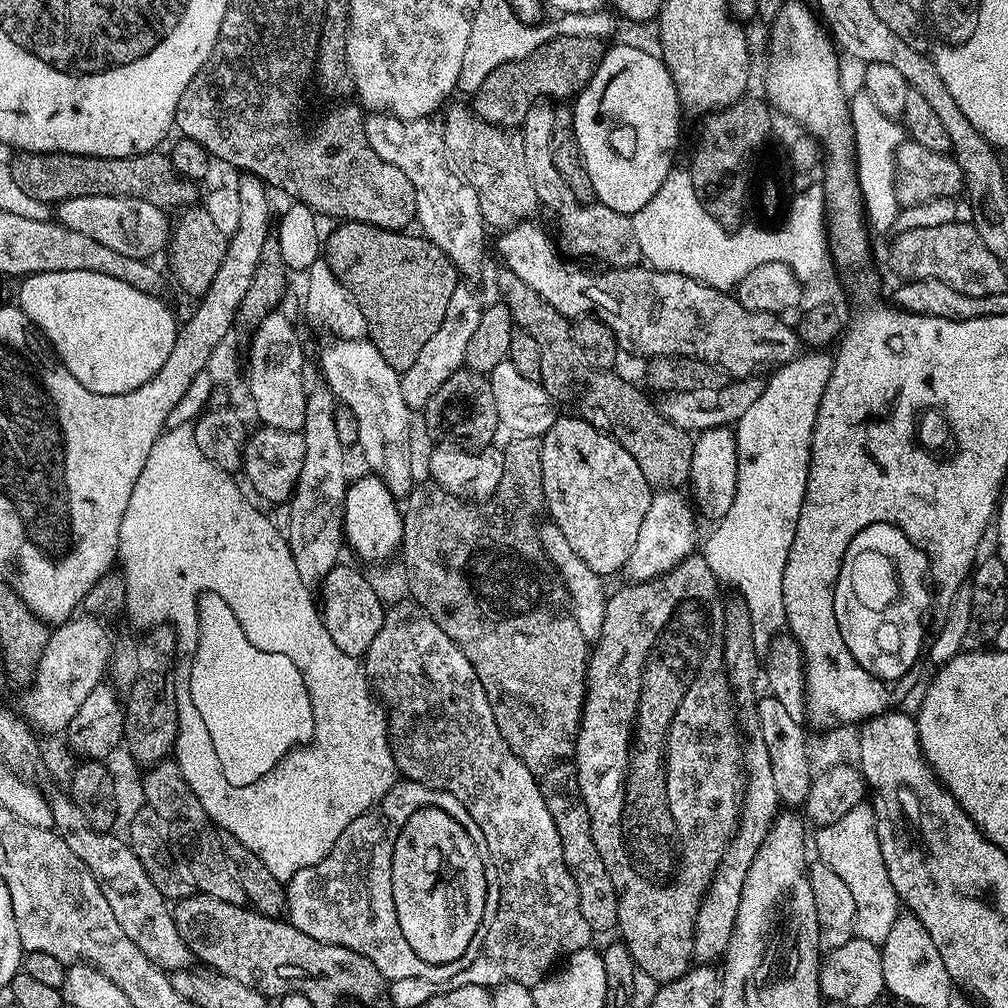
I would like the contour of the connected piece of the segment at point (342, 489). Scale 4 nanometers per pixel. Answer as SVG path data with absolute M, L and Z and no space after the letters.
M326 388L313 389L307 400L306 422L301 428L303 442L305 444L305 457L300 476L293 489L293 494L288 502L288 528L286 527L286 539L291 548L291 556L294 558L294 566L297 567L298 576L304 585L313 587L319 585L326 574L339 563L340 550L344 548L344 504L345 494L348 492L350 476L346 474L346 446L340 443L335 429L333 416L336 413L336 399Z

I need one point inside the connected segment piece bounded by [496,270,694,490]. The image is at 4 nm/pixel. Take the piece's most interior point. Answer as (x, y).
(597, 396)

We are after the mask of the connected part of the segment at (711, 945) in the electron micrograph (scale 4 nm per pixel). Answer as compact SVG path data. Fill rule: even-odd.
M753 731L752 737L747 737L744 752L744 769L746 783L742 793L740 818L736 825L736 833L728 843L727 850L722 854L722 862L716 871L716 879L708 888L704 901L700 904L698 918L696 919L696 946L694 956L700 962L716 962L723 957L728 940L738 918L739 903L742 902L743 883L750 874L750 864L766 838L772 831L772 823L781 811L782 803L778 796L777 787L774 786L773 771L771 770L770 757L760 732Z

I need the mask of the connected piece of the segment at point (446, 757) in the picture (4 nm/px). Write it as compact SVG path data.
M415 602L407 603L396 604L393 608L389 607L385 611L382 626L378 630L376 637L370 642L368 651L362 657L362 667L364 673L369 678L375 695L379 697L386 709L388 741L392 743L392 756L396 760L397 773L405 780L413 780L419 784L425 784L427 788L436 788L439 792L454 794L454 798L464 807L466 816L469 816L480 827L480 832L484 835L484 840L482 839L483 847L490 850L490 854L496 862L501 882L500 912L499 916L496 917L495 924L492 924L491 933L487 935L486 947L480 948L483 963L479 967L478 972L472 976L472 980L476 983L495 983L496 985L505 984L509 980L510 982L531 986L544 979L546 973L551 969L548 967L556 959L559 961L561 958L567 958L571 952L577 952L589 947L593 943L594 933L592 927L586 922L586 918L582 918L582 910L578 906L578 886L562 858L562 842L558 838L558 830L554 826L554 818L550 818L550 810L540 793L538 782L532 777L530 770L526 770L526 766L516 757L514 750L510 750L510 746L502 738L492 713L492 707L486 698L486 690L482 686L482 682L478 682L478 674L474 674L474 666L470 666L466 654L462 654L462 650L458 650L458 646L444 633L442 626L438 626L438 622L434 622L434 618L430 618L419 604Z

